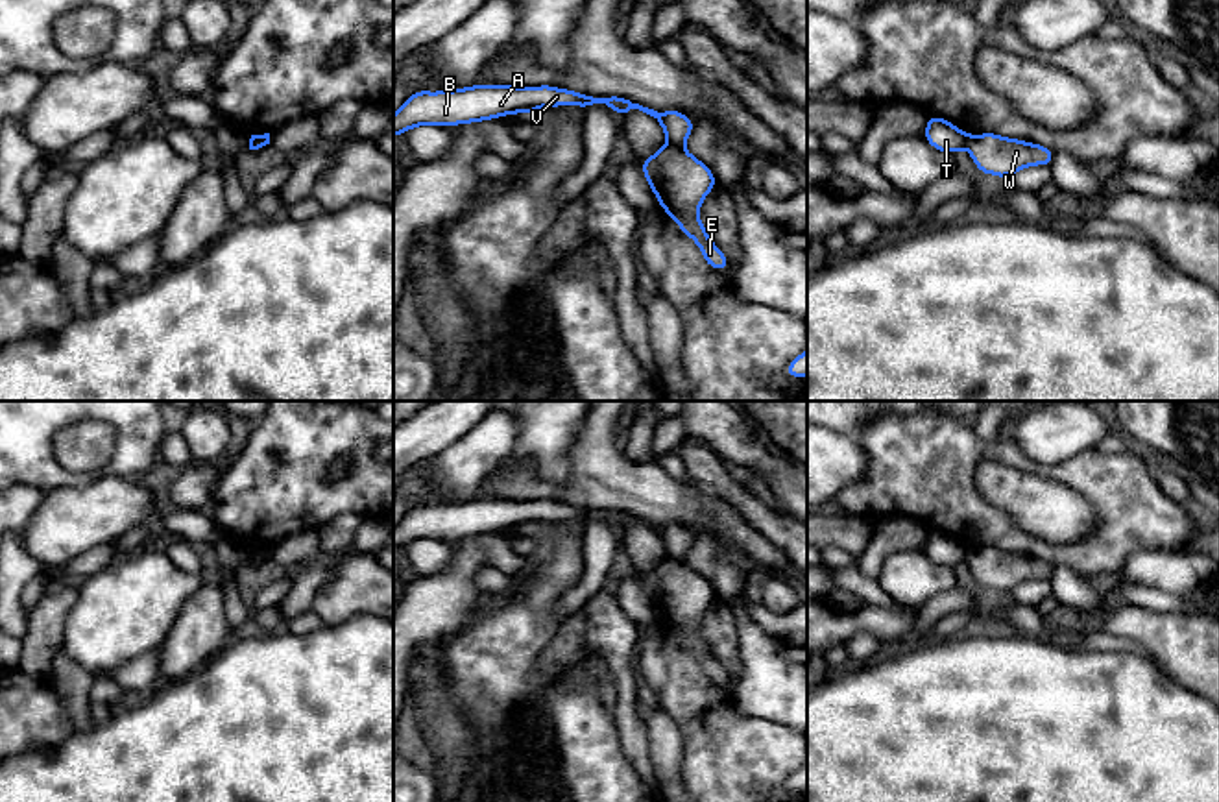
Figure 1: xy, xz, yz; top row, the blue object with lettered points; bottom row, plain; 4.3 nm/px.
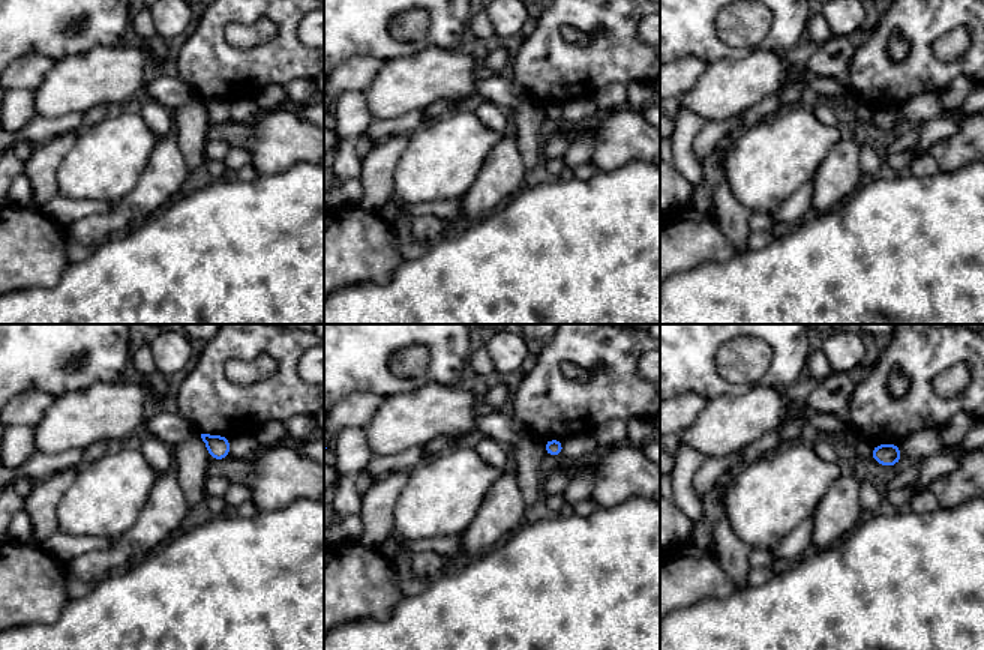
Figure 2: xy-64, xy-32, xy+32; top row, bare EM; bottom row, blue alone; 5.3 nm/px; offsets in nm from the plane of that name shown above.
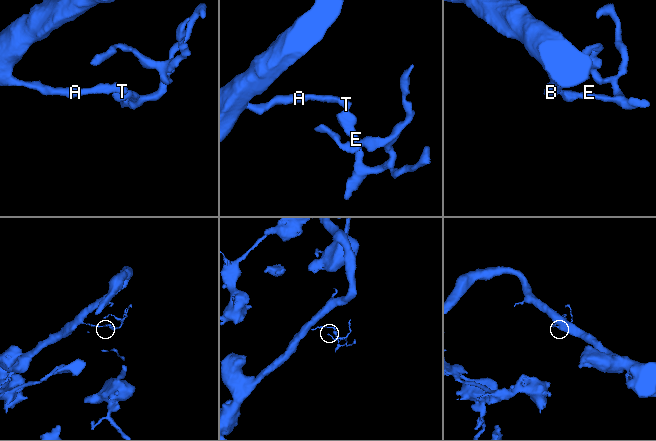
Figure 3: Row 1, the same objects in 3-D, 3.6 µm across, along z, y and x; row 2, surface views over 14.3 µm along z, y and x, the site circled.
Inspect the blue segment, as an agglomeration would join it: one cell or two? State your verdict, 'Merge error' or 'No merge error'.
Merge error

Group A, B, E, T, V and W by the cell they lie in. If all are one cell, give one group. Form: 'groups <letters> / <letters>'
groups A B T V / E W

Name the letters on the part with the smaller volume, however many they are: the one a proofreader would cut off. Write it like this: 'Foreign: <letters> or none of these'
Foreign: E, W

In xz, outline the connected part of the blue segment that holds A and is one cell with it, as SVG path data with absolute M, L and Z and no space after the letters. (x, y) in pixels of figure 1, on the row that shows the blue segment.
M471 85L454 91L416 91L393 115L393 137L416 126L456 126L493 120L513 113L532 115L539 107L556 105L610 105L617 116L639 109L654 116L665 131L667 142L682 146L687 142L694 122L680 111L658 113L619 96L585 96L550 85L510 87L510 85Z

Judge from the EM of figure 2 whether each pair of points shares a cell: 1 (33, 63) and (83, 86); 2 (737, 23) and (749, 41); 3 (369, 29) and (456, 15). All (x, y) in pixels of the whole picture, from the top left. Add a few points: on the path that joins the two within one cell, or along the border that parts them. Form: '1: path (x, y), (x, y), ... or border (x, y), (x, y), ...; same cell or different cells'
1: border (56, 62), (35, 90); different cells
2: path (741, 27), (749, 36); same cell
3: path (390, 47), (414, 47), (435, 36); same cell

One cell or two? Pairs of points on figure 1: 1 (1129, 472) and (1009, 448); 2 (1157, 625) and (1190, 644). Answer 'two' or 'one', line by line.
1: one
2: one

